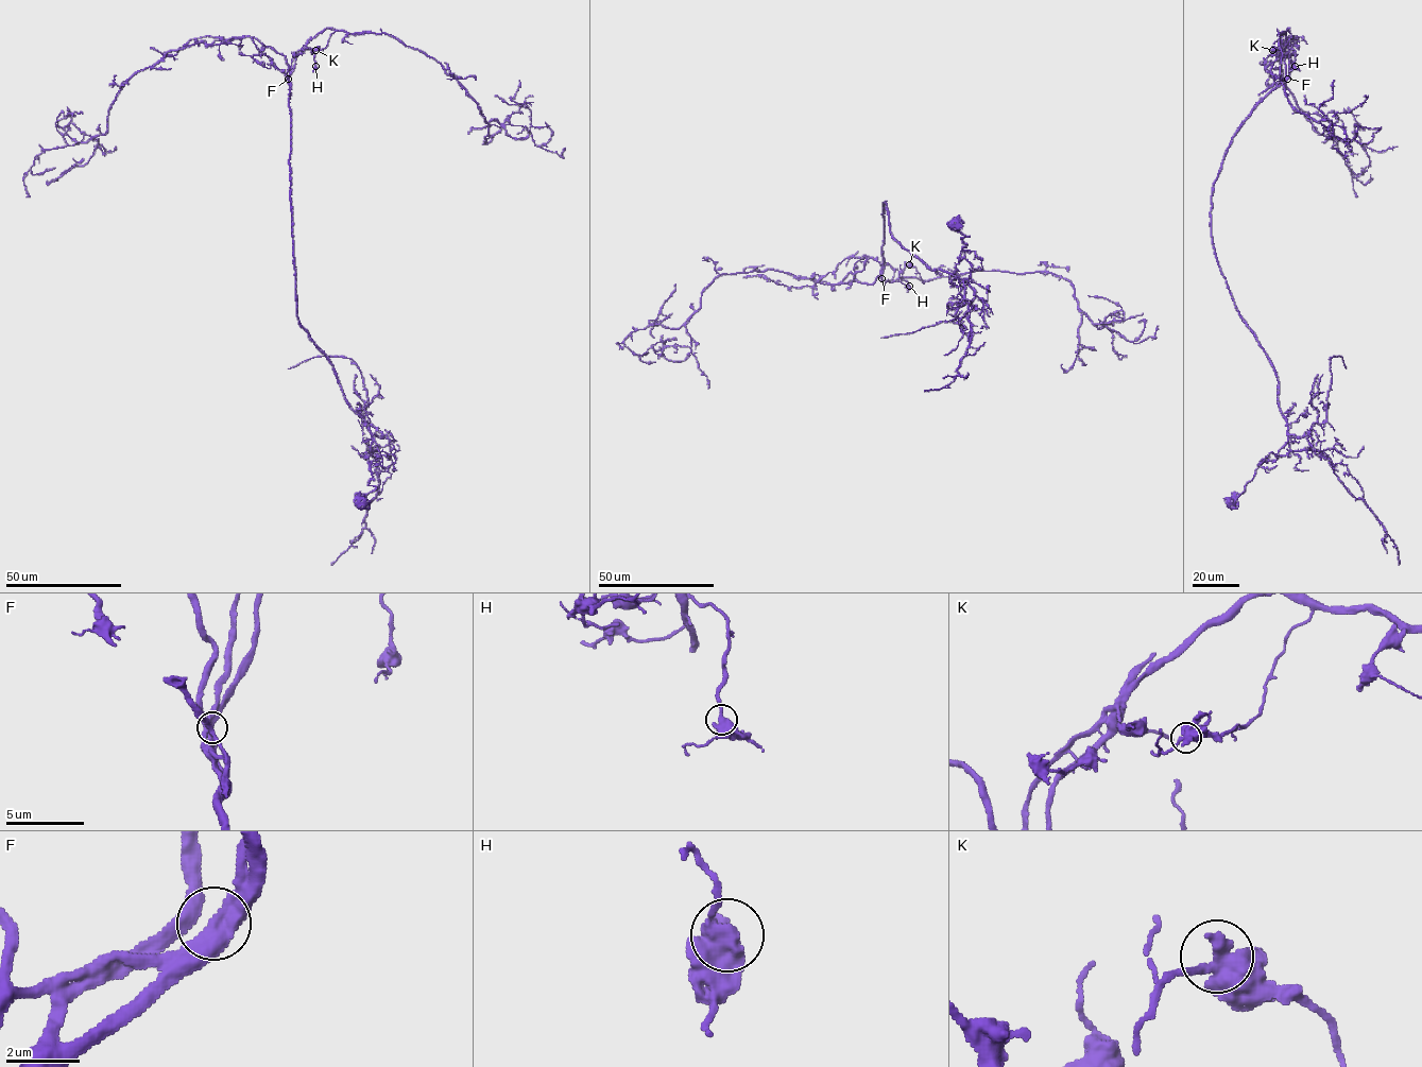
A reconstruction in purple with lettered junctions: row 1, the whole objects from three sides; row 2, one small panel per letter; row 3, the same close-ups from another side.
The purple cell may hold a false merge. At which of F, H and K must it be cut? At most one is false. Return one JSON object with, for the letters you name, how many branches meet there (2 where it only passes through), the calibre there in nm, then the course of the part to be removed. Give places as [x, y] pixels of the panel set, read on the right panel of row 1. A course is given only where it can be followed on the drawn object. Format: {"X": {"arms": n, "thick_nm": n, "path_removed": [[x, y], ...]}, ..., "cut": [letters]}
{"F": {"arms": 2, "thick_nm": 480, "path_removed": [[1287, 79], [1274, 82], [1266, 68], [1279, 56], [1285, 39], [1296, 36], [1284, 55], [1286, 48]]}, "cut": ["F"]}

